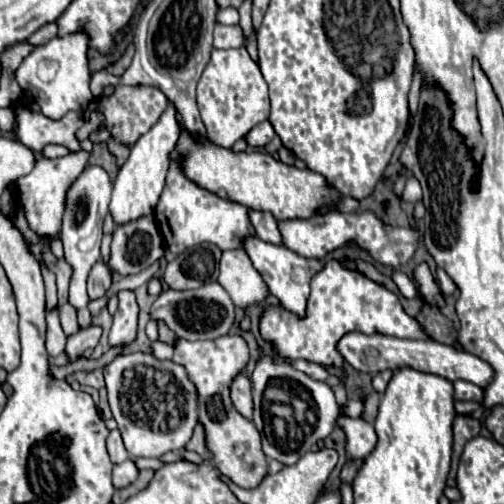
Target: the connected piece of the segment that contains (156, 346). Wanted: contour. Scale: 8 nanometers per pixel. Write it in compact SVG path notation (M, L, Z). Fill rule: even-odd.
M153 342L153 354L161 360L171 360L173 358L173 346L169 344L163 344L163 342Z

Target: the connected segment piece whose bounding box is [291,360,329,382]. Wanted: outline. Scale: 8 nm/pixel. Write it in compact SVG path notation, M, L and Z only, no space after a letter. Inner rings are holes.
M293 360L291 364L293 364L293 368L305 372L305 374L307 374L309 378L313 378L313 380L325 382L327 376L329 376L329 372L327 372L325 366L319 366L319 364L313 364L313 362L307 362L307 360Z

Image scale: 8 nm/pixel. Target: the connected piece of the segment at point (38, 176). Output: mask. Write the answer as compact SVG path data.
M79 150L79 152L69 152L67 156L61 158L45 158L41 156L35 164L35 168L17 180L17 190L19 190L19 204L25 210L29 226L41 236L41 238L51 238L59 234L61 228L61 216L65 208L65 192L71 186L71 182L83 172L91 158L91 152Z

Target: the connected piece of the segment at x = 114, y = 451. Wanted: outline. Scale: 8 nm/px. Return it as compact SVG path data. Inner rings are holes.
M113 430L109 432L109 438L107 438L107 452L109 452L109 458L113 464L121 464L129 458L129 452L125 450L123 446L123 440L121 440L121 434L119 430Z

